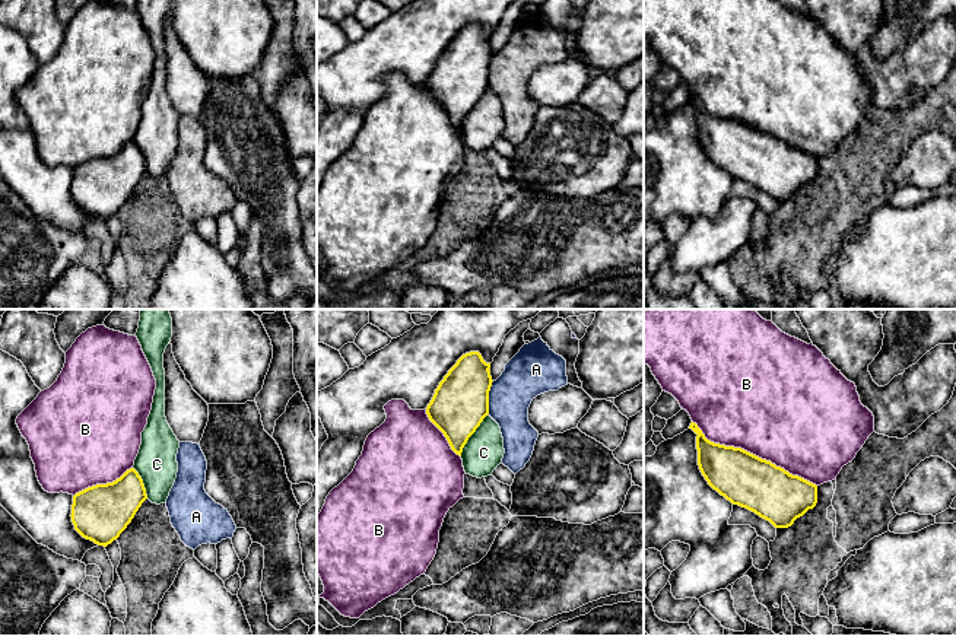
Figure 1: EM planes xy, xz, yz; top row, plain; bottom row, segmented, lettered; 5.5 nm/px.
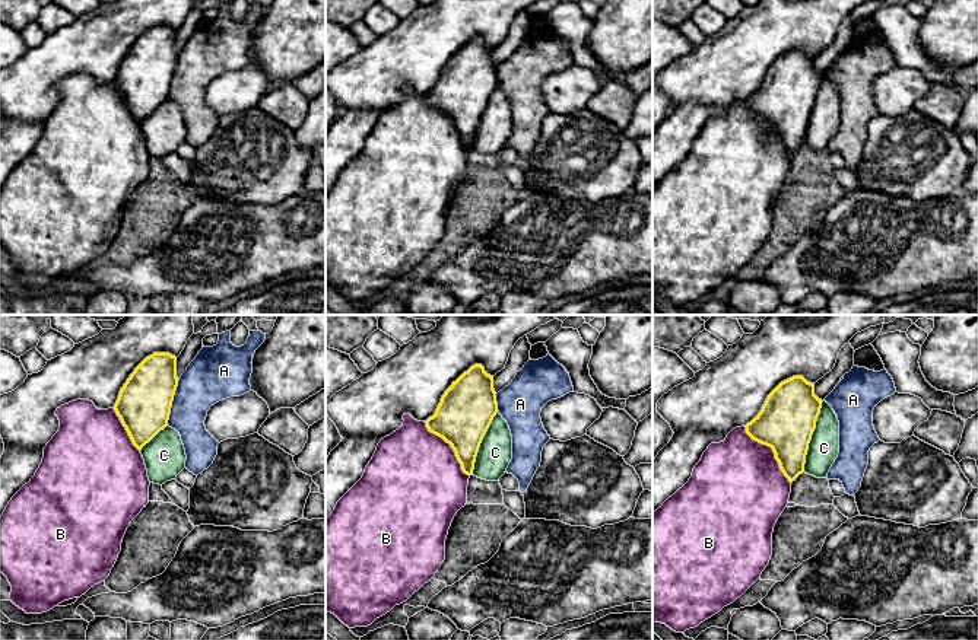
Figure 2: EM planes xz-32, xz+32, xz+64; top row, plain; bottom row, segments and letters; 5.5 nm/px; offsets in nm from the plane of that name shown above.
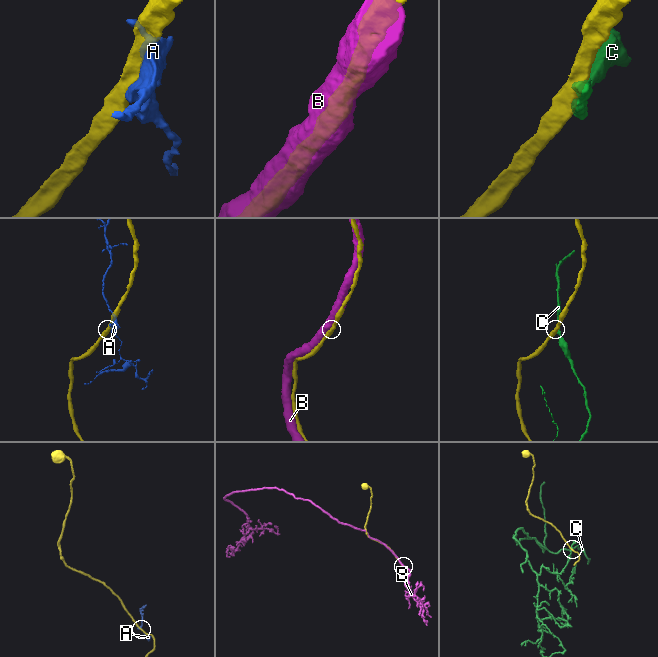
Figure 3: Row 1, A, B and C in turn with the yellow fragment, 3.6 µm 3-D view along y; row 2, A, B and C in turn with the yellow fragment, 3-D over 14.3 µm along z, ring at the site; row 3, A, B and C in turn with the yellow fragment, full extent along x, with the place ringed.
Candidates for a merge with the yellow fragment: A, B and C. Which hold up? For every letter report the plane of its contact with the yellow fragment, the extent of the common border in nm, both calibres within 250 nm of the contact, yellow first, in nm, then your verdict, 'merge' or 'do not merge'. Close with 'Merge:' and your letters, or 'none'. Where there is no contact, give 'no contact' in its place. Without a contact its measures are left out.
A: xz | 190 nm | 300/260 nm | do not merge
B: yz | 800 nm | 280/500 nm | merge
C: xz | 280 nm | 300/220 nm | do not merge
Merge: B

